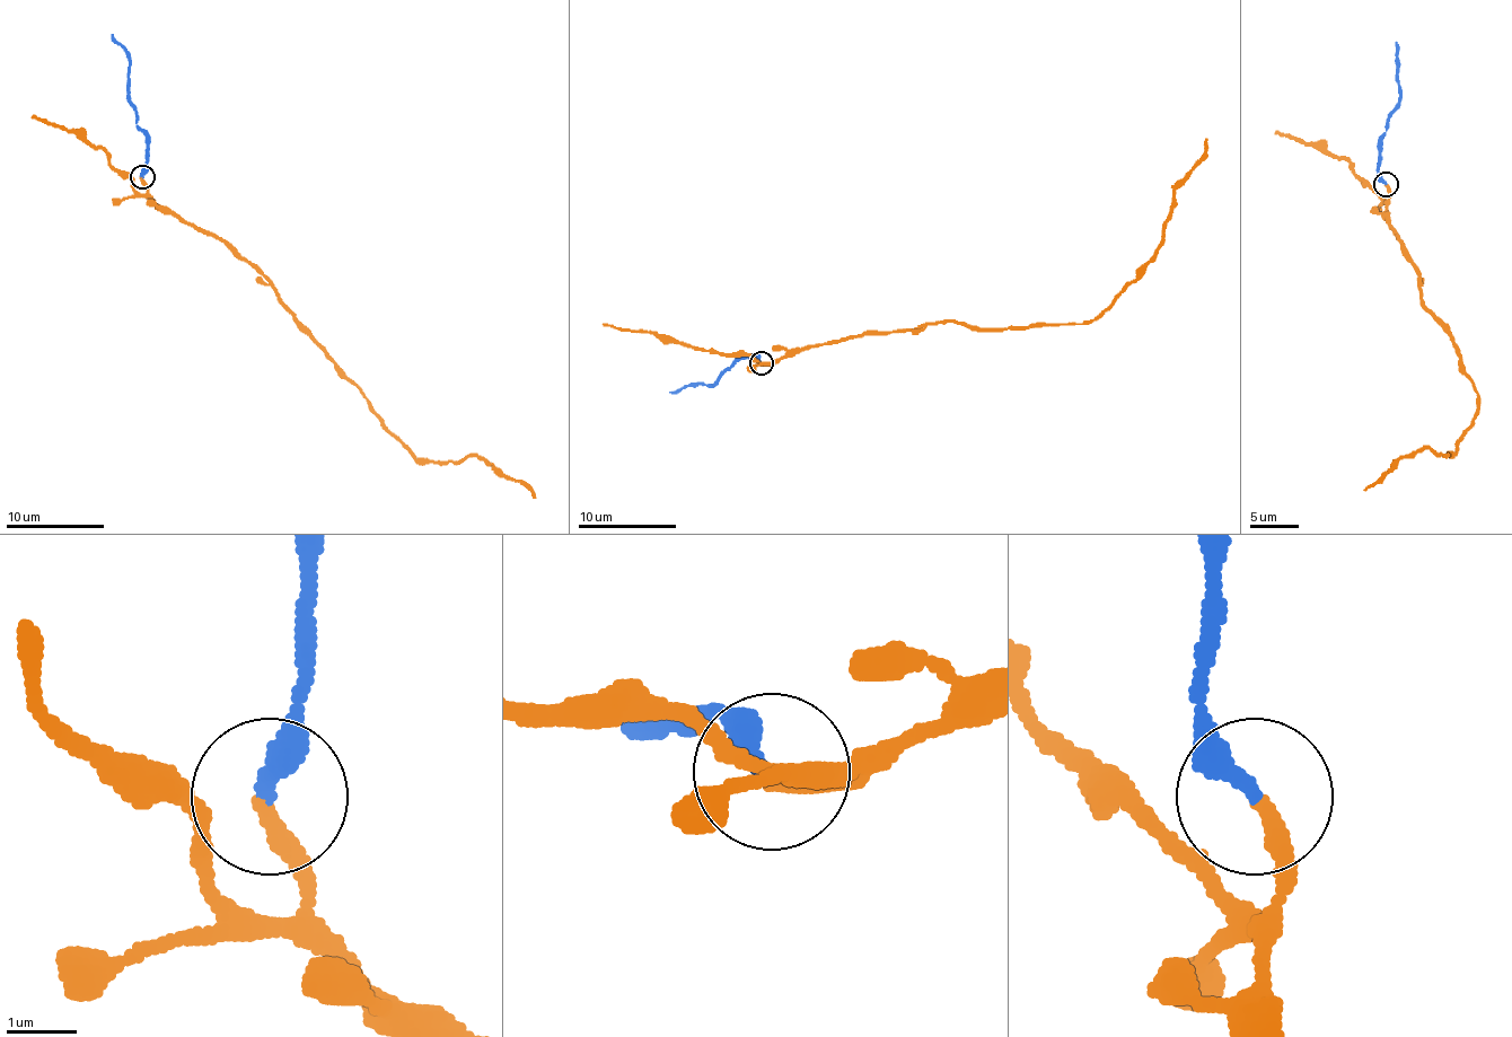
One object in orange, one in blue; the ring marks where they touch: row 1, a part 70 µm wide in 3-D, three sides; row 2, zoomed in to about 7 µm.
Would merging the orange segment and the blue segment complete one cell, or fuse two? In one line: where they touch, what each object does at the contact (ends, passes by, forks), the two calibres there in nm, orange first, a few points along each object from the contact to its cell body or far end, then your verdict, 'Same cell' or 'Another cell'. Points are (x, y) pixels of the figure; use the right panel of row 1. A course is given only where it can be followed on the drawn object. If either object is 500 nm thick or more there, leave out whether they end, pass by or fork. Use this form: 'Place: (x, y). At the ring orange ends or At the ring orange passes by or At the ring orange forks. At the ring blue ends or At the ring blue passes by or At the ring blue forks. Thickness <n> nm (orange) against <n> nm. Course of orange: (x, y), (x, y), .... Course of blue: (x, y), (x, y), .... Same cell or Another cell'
Place: (1386, 184). At the ring orange ends. At the ring blue ends. Thickness 260 nm (orange) against 320 nm. Course of orange: (1386, 183), (1386, 212), (1478, 406), (1455, 454), (1412, 450), (1364, 490). Course of blue: (1386, 183), (1377, 170), (1387, 115), (1400, 96), (1397, 43). Same cell

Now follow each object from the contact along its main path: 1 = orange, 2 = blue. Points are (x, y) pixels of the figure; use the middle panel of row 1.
1: (761, 363), (928, 323), (1090, 322), (1140, 277), (1160, 243), (1175, 186), (1204, 151), (1205, 139)
2: (761, 363), (754, 354), (740, 358), (721, 370), (711, 386), (692, 385), (670, 393)

